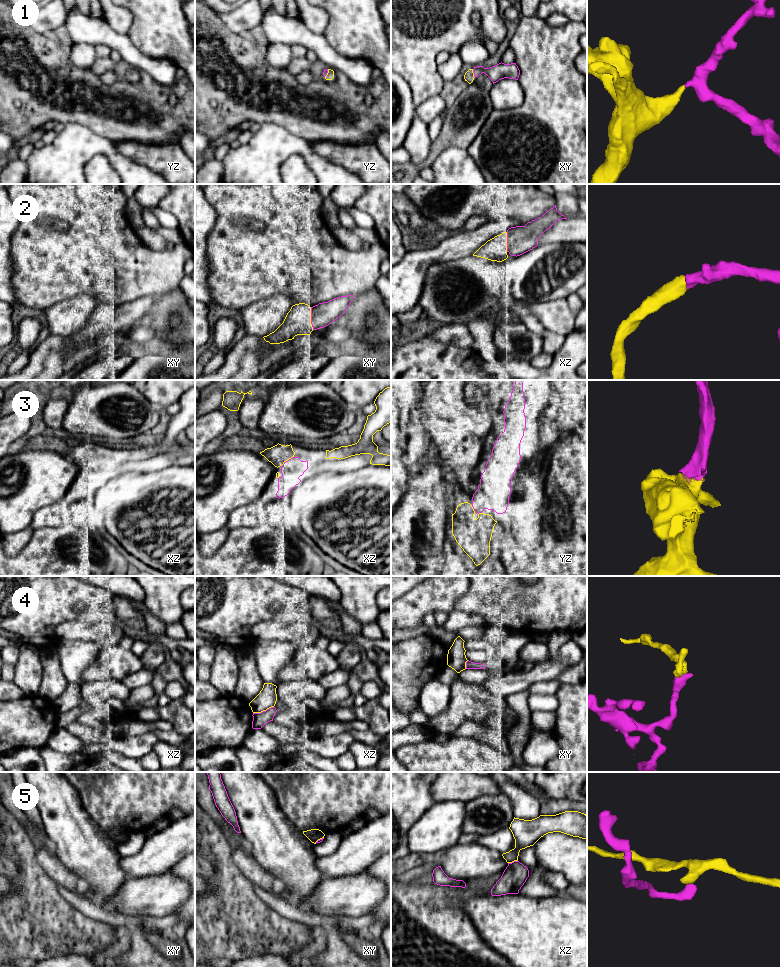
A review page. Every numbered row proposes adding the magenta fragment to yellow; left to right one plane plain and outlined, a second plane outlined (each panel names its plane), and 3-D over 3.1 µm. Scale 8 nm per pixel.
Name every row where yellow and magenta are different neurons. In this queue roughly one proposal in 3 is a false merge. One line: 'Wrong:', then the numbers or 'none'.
Wrong: 4, 5

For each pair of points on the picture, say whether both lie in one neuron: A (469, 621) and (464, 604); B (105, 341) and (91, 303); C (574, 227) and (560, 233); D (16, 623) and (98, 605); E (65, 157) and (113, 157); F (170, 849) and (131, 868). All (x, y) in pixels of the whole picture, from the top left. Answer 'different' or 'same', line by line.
A: different
B: different
C: same
D: same
E: same
F: same

